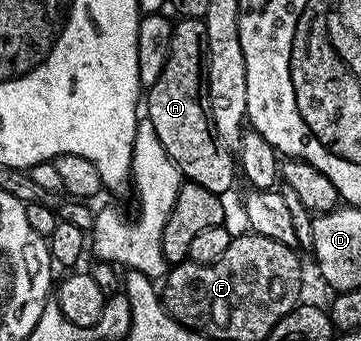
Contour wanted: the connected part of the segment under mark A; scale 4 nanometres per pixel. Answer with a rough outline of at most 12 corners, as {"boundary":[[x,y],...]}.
{"boundary":[[171,26],[145,117],[186,180],[227,195],[232,150],[207,112],[209,35]]}

